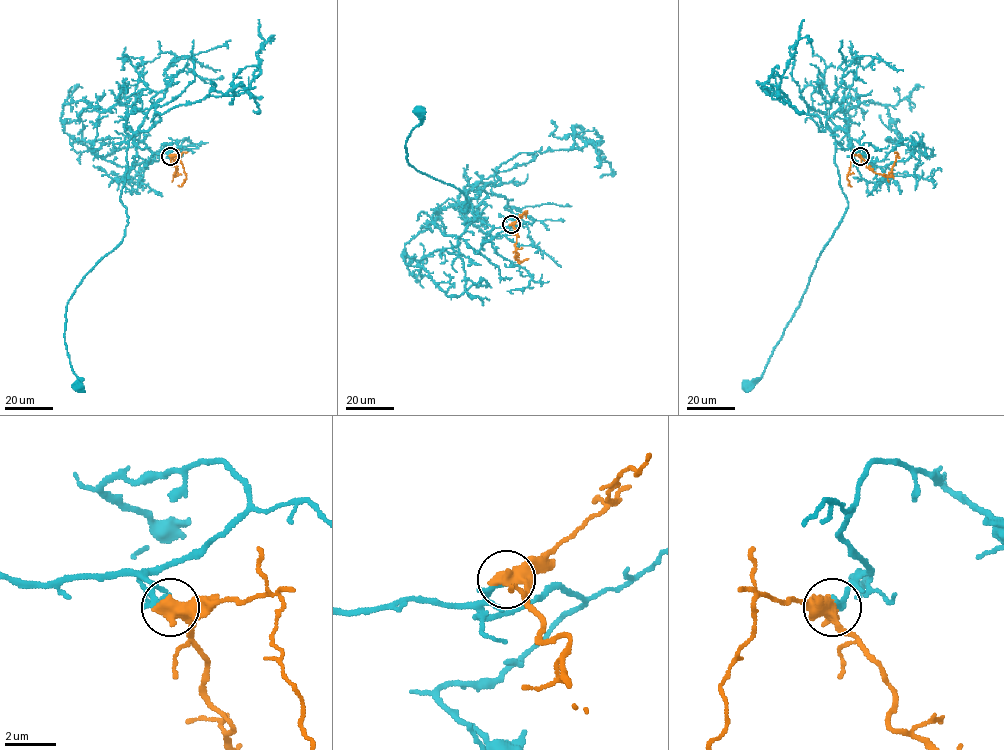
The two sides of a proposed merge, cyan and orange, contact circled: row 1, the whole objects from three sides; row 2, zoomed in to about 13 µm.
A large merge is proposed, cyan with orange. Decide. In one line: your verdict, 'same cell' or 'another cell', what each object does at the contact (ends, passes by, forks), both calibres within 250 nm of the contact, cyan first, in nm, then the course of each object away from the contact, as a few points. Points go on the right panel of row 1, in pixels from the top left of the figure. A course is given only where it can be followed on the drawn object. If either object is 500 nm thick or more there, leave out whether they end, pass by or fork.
same cell; cyan ends; orange passes by; calibres 260 and 480 nm; course cyan (861, 156), (861, 145), (837, 128), (834, 163), (848, 207), (821, 252), (764, 372), (746, 385); course orange (860, 156), (866, 167), (889, 177), (898, 153), (895, 152)

